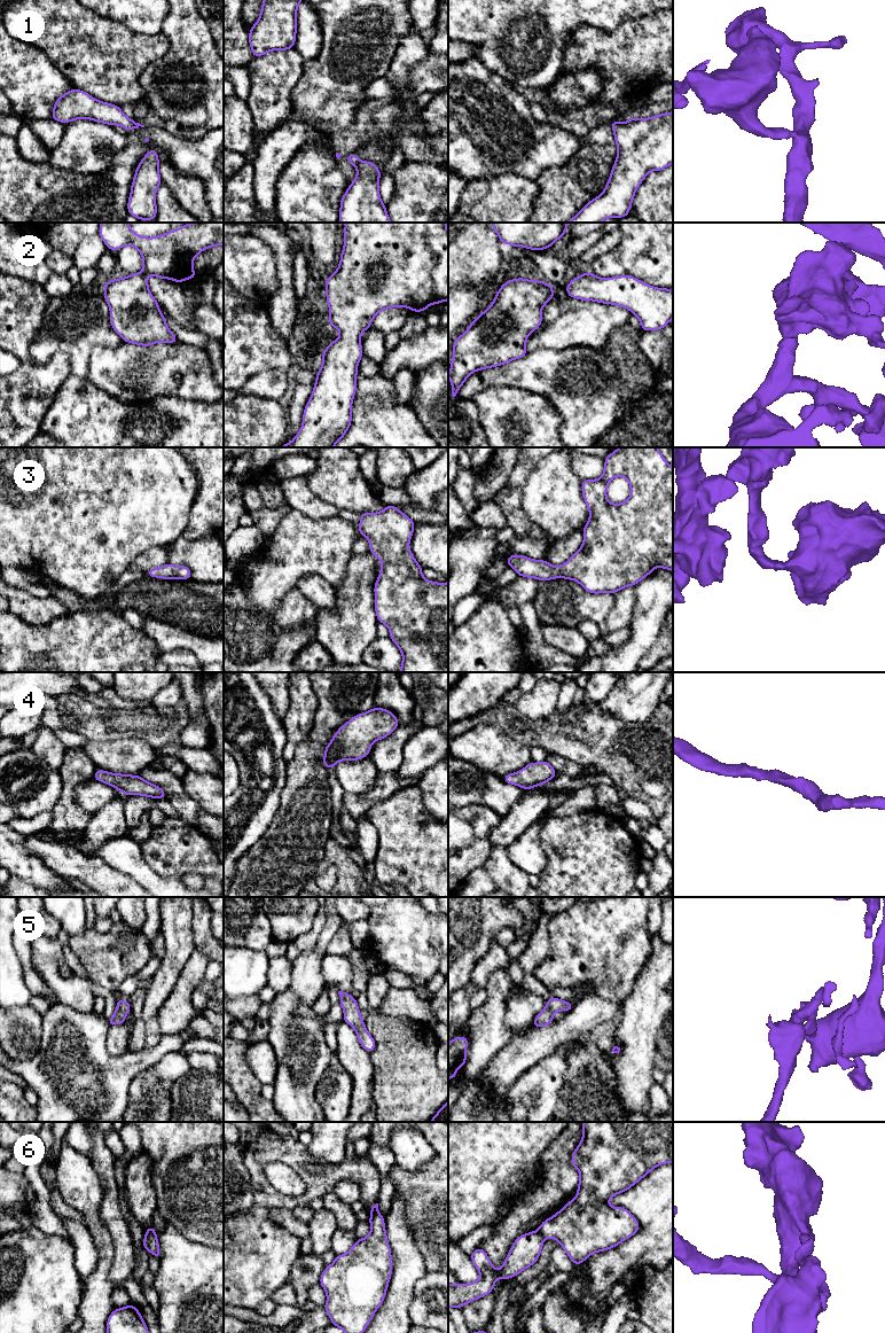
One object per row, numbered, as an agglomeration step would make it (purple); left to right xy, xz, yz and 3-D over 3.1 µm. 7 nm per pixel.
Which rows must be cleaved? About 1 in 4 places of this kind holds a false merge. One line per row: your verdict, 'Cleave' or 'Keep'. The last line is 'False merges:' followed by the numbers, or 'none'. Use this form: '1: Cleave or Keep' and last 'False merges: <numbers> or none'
1: Cleave
2: Keep
3: Keep
4: Keep
5: Keep
6: Cleave
False merges: 1, 6

